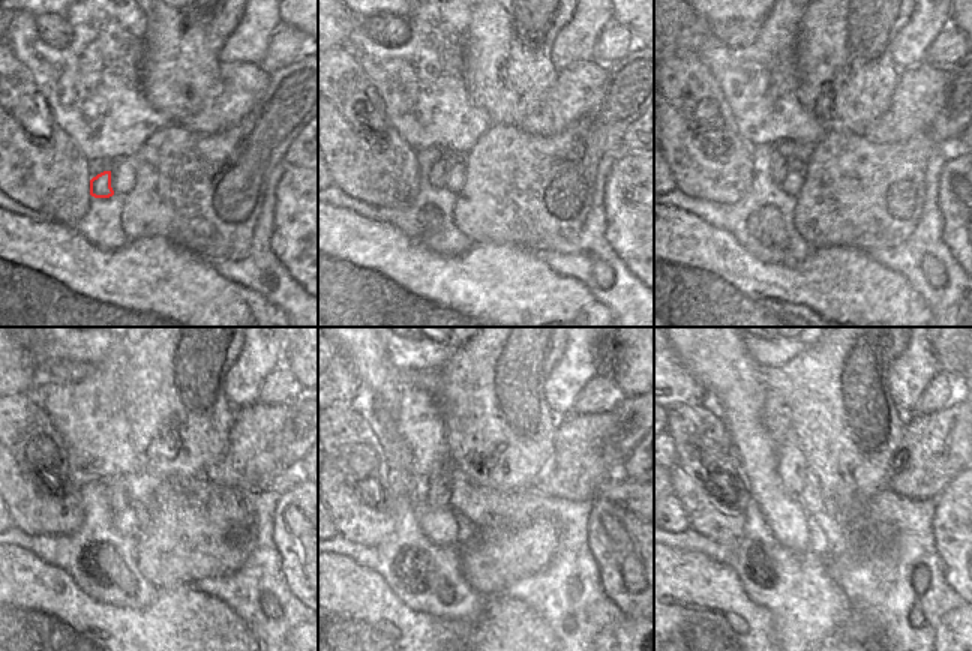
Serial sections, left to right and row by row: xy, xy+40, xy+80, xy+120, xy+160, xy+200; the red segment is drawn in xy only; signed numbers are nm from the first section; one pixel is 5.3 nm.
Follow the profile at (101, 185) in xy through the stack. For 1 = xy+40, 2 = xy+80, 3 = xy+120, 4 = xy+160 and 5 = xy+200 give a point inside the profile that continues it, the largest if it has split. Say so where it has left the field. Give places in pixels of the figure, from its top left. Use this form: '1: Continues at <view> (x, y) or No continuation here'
1: Continues at xy+40 (438, 174)
2: Continues at xy+80 (779, 165)
3: Continues at xy+120 (119, 500)
4: Continues at xy+160 (465, 497)
5: Continues at xy+200 (795, 476).

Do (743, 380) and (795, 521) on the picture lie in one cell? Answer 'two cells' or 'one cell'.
one cell

